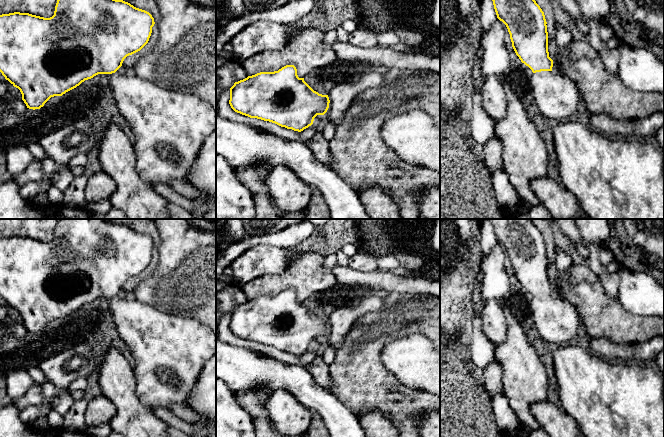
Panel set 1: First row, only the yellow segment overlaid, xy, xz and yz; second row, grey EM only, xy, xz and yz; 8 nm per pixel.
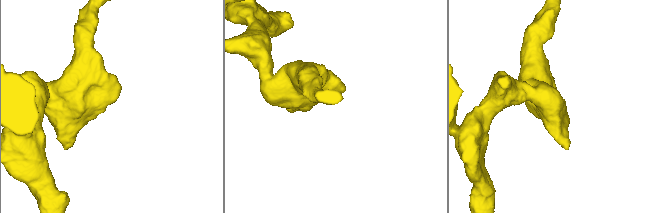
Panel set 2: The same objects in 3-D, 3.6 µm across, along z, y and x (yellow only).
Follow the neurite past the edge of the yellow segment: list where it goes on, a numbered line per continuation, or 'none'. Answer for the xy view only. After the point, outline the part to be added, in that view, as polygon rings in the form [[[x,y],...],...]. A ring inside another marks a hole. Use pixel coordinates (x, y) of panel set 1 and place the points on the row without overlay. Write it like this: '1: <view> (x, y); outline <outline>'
1: xy (169, 350); outline [[[117,296],[109,301],[115,327],[135,361],[136,393],[148,409],[170,409],[170,404],[188,407],[187,398],[204,364],[216,352],[216,335],[207,325],[189,317],[158,310],[137,300]]]

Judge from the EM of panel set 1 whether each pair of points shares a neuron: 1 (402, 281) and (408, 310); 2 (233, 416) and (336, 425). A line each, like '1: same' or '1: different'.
1: different
2: different

